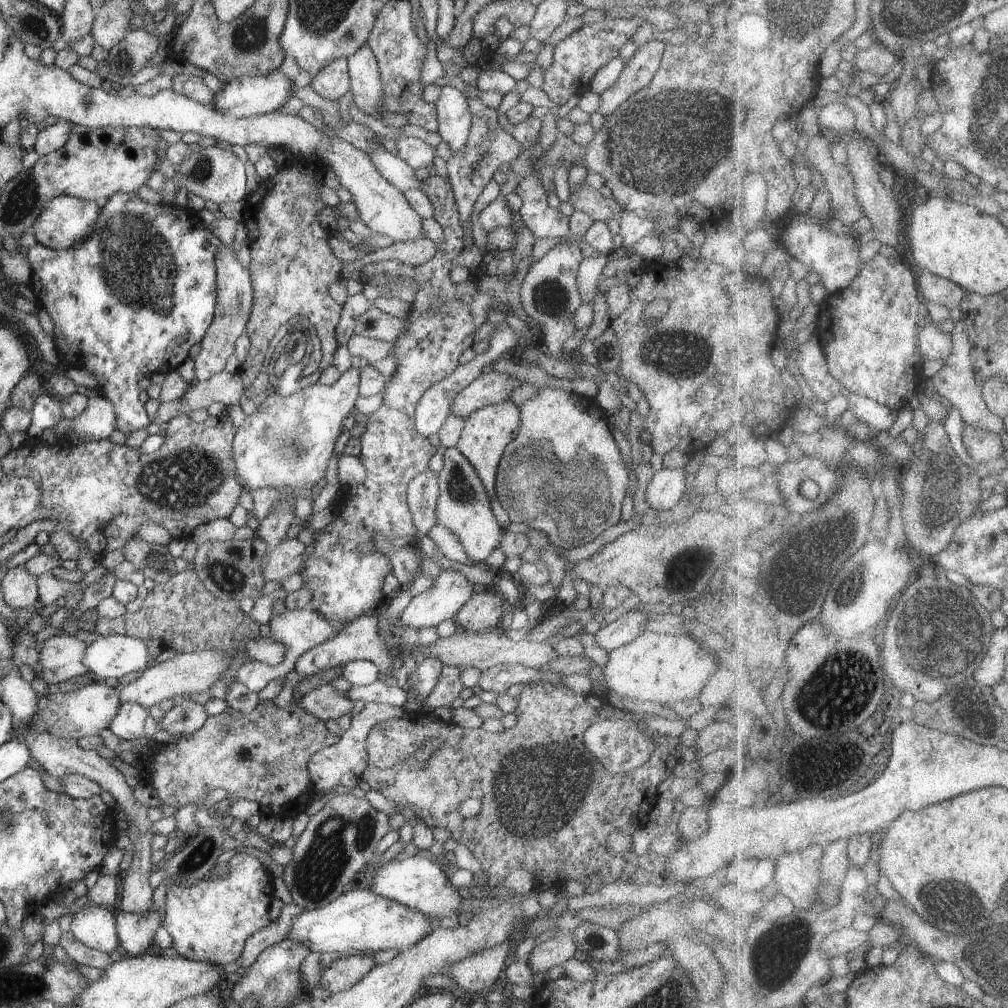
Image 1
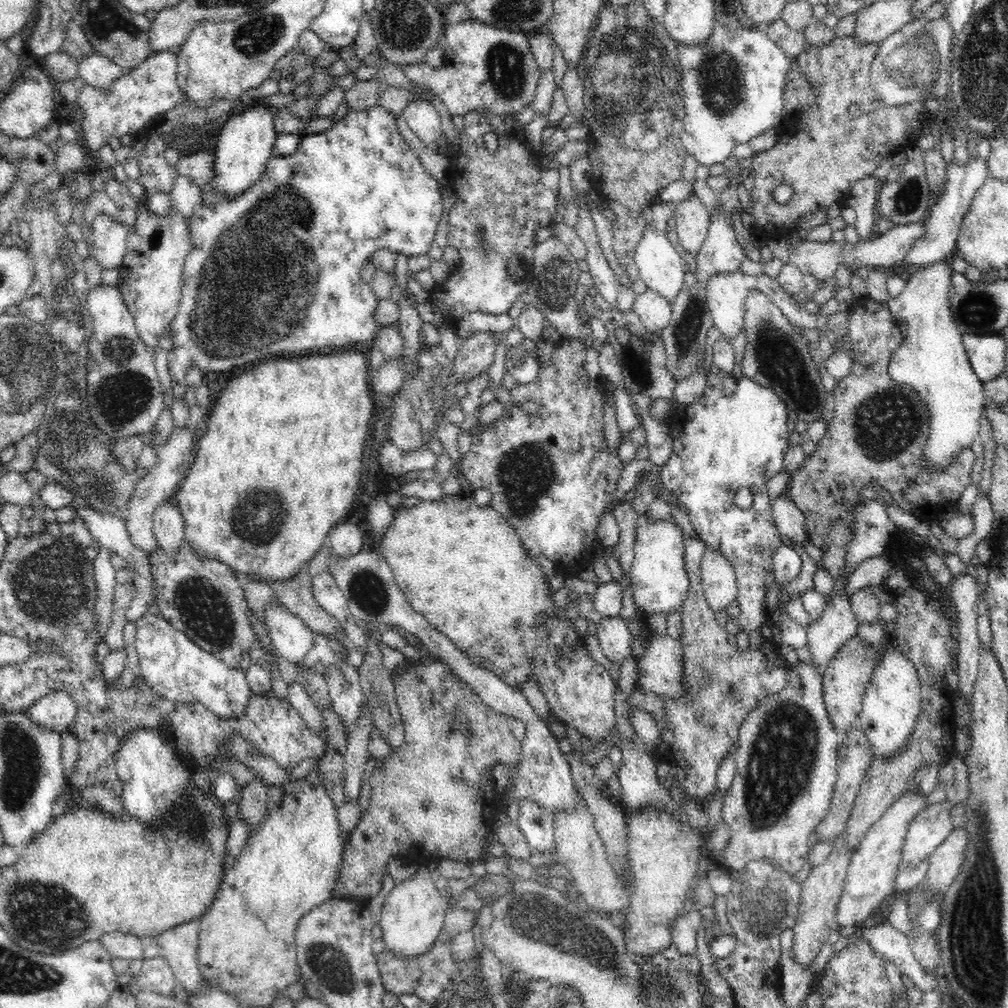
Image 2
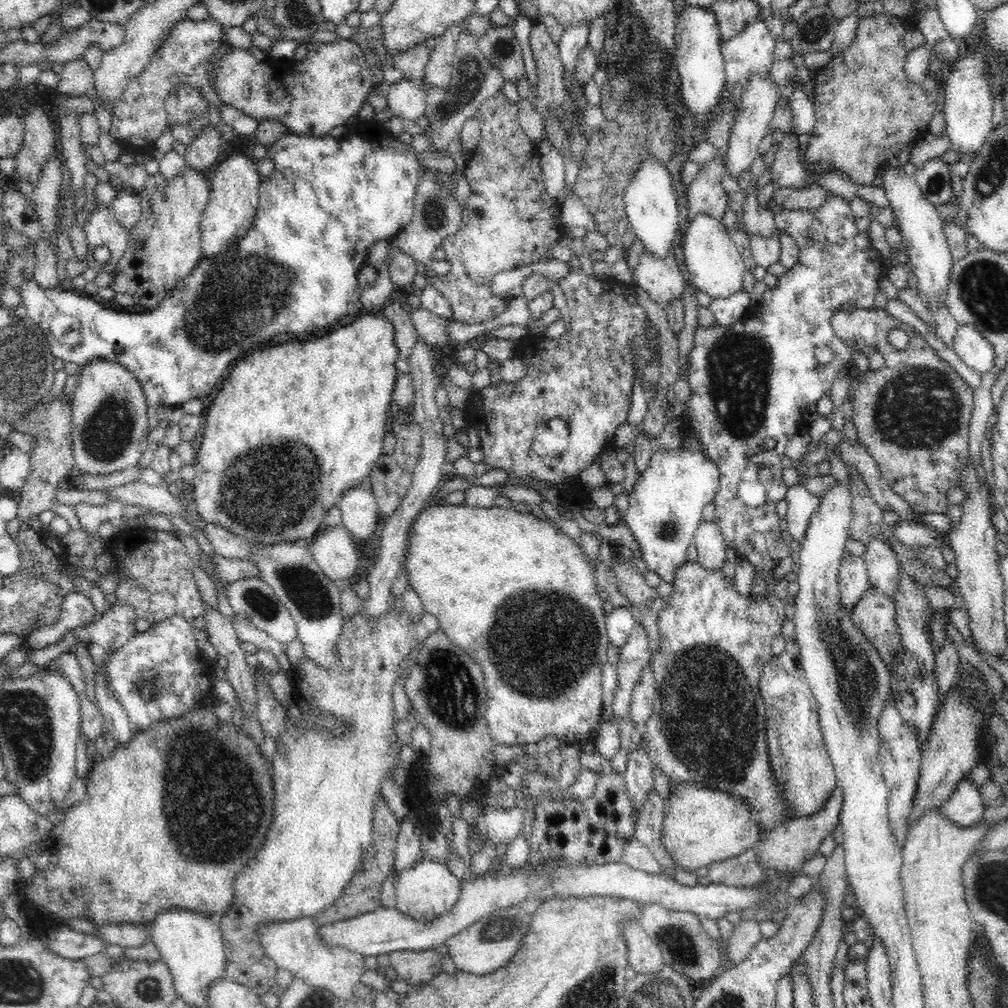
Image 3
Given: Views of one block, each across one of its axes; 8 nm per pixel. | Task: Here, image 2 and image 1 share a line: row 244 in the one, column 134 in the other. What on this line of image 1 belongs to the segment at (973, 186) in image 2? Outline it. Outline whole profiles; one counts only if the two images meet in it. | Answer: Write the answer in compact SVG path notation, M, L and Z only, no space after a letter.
M154 904L151 909L141 913L121 911L114 920L120 950L132 957L144 955L153 946L154 935L163 924L162 916Z

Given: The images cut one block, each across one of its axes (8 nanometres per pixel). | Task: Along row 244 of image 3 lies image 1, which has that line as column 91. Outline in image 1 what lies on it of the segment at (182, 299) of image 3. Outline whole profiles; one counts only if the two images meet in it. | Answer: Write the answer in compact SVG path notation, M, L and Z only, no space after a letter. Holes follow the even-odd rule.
M117 192L101 207L100 216L96 224L94 224L93 231L84 242L78 243L72 248L60 250L51 249L36 243L29 248L28 254L26 254L31 266L31 277L28 284L31 287L31 296L38 303L38 306L42 306L46 310L53 320L54 326L50 329L50 334L58 350L60 361L65 365L65 368L84 368L96 375L98 381L96 392L112 402L115 408L115 415L117 416L117 430L122 431L127 437L135 430L152 427L152 419L148 416L142 402L140 402L141 390L138 388L138 381L144 376L150 378L154 373L166 373L167 371L177 370L180 364L188 358L189 350L194 345L198 345L203 339L208 327L214 320L213 312L217 301L215 254L221 244L221 240L218 240L212 234L212 231L206 227L198 216L197 211L188 207L177 207L172 203L153 204L142 199L137 192ZM136 292L146 292L142 304L140 304L140 300L136 302L136 298L140 298Z

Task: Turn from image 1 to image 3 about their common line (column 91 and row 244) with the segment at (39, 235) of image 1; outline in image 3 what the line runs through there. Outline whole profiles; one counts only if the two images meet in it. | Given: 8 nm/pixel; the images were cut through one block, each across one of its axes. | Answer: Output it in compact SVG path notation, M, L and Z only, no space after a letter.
M230 154L218 164L216 173L210 180L210 198L200 221L203 258L214 258L222 254L222 250L232 246L251 228L258 210L261 181L257 163L253 161L251 154Z

